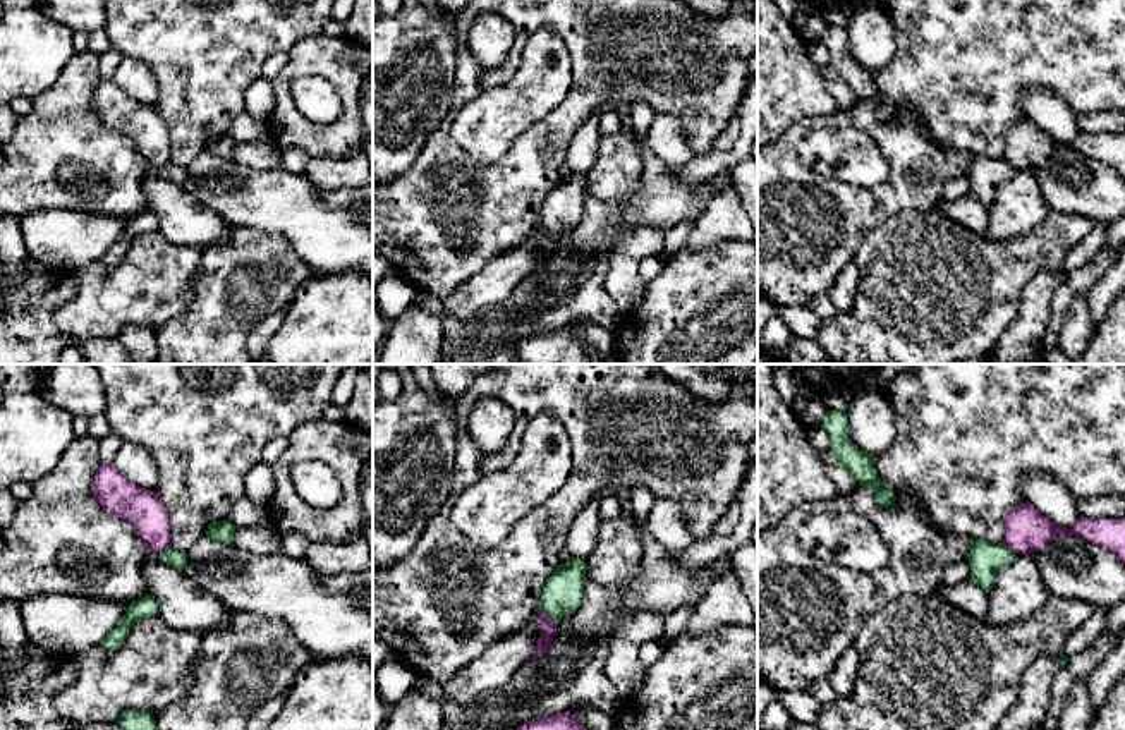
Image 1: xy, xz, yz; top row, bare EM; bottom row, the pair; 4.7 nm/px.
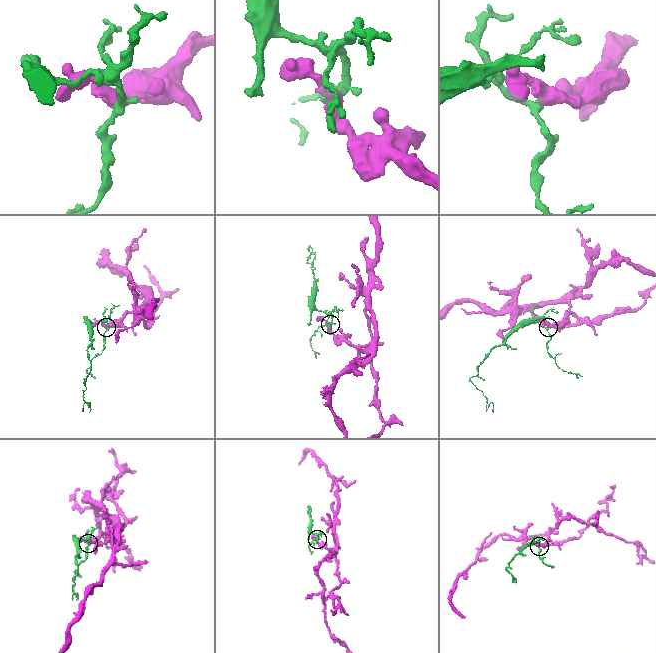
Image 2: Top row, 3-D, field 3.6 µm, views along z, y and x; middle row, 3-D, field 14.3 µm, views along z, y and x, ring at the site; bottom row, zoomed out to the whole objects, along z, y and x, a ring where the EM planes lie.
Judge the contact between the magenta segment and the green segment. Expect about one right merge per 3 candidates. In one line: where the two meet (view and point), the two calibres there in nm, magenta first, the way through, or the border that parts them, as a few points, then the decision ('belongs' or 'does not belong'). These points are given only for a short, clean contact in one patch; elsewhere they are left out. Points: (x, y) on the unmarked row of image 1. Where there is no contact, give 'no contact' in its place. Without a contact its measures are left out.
xz (547, 231) | 80/190 nm | along xz (540, 225), (557, 239) | does not belong

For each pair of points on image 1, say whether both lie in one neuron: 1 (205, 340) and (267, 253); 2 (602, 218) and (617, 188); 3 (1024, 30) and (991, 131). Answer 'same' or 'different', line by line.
1: same
2: different
3: same

